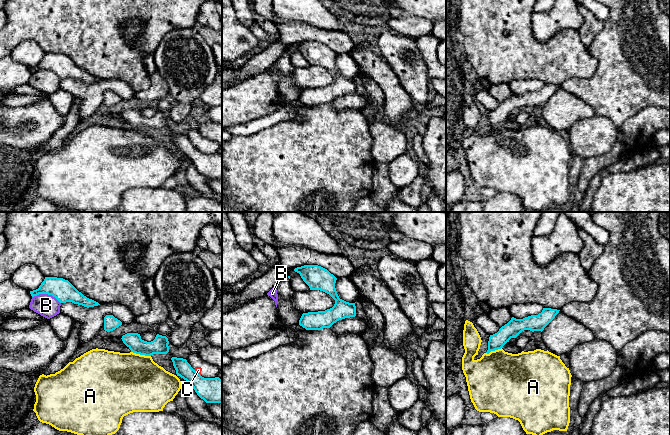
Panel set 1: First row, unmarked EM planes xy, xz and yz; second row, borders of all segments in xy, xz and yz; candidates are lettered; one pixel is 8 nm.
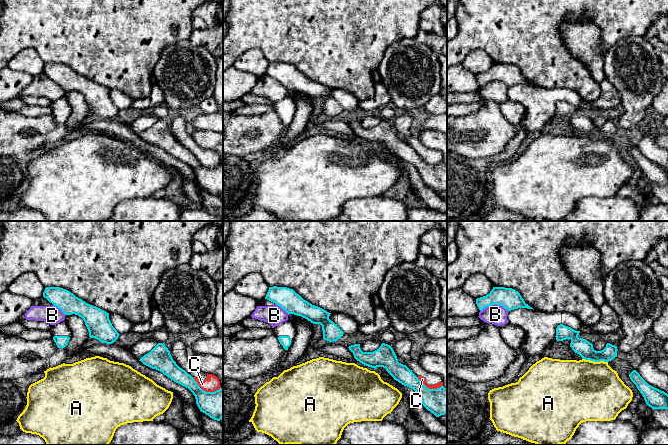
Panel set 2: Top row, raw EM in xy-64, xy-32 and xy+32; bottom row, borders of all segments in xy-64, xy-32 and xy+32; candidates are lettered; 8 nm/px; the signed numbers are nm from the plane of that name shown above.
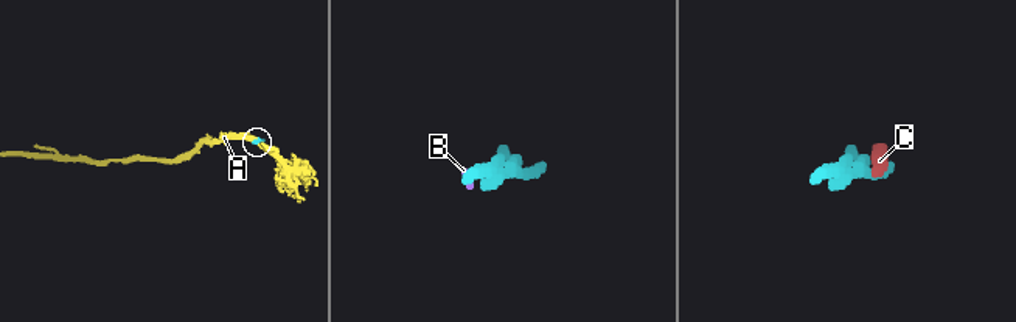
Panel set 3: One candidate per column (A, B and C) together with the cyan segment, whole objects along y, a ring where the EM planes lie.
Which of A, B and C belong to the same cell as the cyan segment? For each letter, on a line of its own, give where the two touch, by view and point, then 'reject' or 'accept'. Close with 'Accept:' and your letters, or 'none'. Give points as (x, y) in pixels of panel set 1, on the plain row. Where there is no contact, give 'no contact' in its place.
A: xy (141, 130) | accept
B: xy (46, 69) | reject
C: xy (196, 148) | reject
Accept: A

